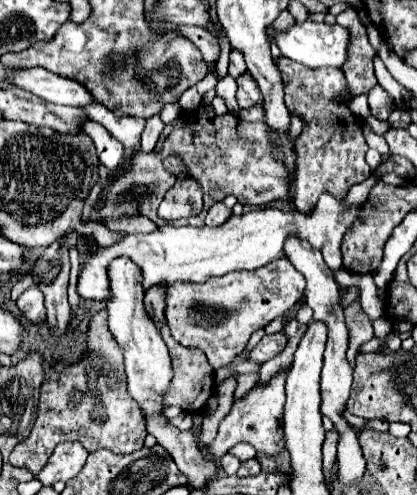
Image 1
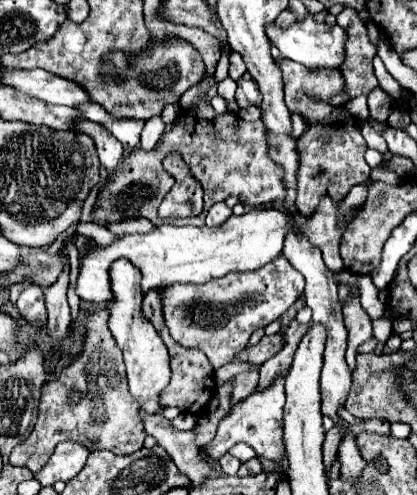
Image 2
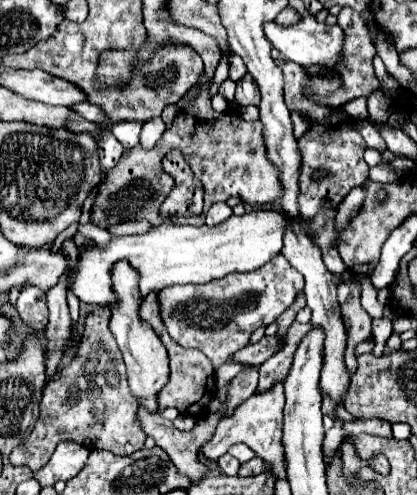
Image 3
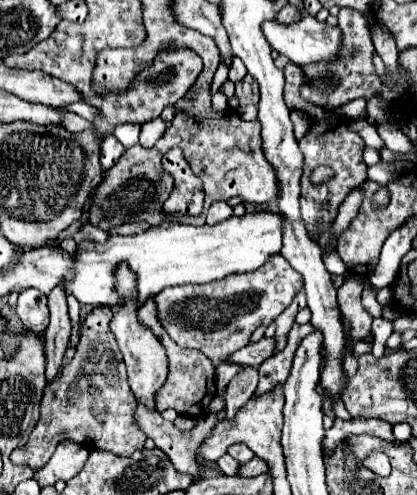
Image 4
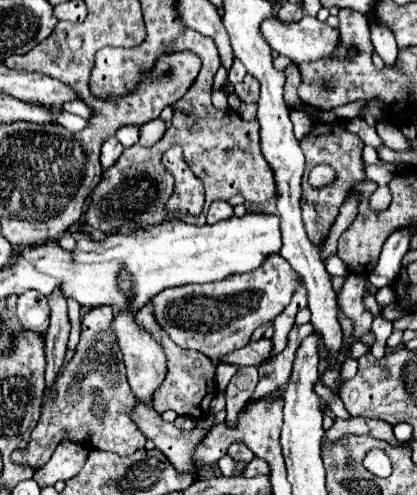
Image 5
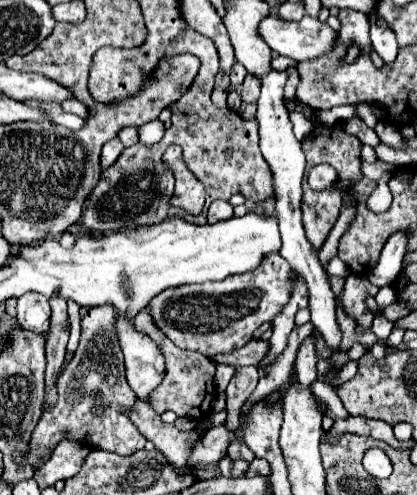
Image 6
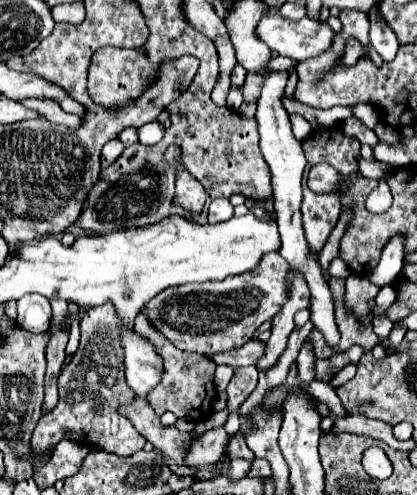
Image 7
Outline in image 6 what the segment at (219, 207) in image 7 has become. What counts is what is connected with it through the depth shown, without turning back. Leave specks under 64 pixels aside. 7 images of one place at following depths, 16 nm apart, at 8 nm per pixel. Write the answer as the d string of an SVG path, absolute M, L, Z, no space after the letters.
M214 200L208 208L208 224L216 224L220 220L226 220L230 218L234 212L232 212L232 206L226 202L226 200Z

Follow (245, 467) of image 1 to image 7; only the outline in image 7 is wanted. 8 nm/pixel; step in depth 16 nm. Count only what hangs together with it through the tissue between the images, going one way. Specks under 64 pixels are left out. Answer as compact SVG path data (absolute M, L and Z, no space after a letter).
M254 458L254 462L252 462L252 466L250 466L250 472L248 472L248 476L264 476L264 478L268 478L270 476L270 464L266 462L266 460L260 460L260 458Z

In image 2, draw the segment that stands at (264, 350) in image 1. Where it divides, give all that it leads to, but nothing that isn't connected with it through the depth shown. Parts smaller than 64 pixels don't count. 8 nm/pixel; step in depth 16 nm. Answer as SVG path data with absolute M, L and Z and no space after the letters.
M272 334L272 336L264 336L254 348L246 348L238 354L240 360L244 362L254 362L254 364L262 364L266 360L270 360L272 356L276 356L282 348L286 346L286 336L284 334Z

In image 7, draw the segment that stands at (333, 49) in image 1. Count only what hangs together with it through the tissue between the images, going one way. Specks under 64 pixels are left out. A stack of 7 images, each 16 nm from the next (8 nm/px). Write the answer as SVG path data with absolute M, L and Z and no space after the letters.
M274 10L260 20L256 34L270 46L270 50L288 56L294 62L320 56L322 52L330 50L334 40L334 30L326 22L318 22L308 16L298 22L290 22L278 16Z

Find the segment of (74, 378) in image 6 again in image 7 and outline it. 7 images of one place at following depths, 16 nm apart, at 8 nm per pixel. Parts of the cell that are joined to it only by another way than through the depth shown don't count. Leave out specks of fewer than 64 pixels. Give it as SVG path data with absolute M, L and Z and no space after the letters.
M112 304L94 306L82 318L80 346L58 376L58 404L44 412L34 428L30 440L32 450L28 454L30 464L34 464L38 456L54 450L54 446L64 438L82 442L88 448L100 446L102 450L118 456L132 456L144 448L144 436L140 436L134 424L120 414L122 404L132 404L134 392L128 388L124 376L124 354L120 348L120 336L116 332L116 318L118 314Z

